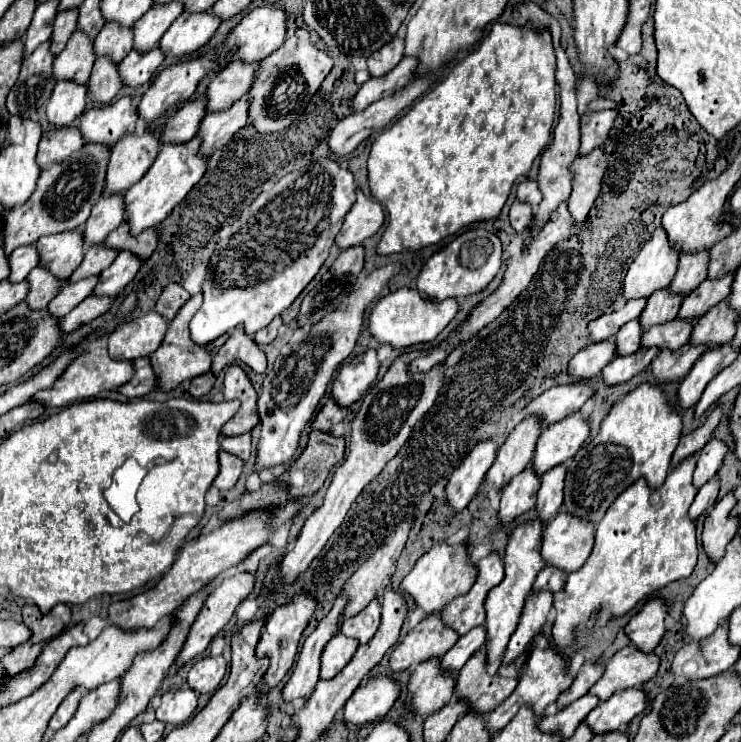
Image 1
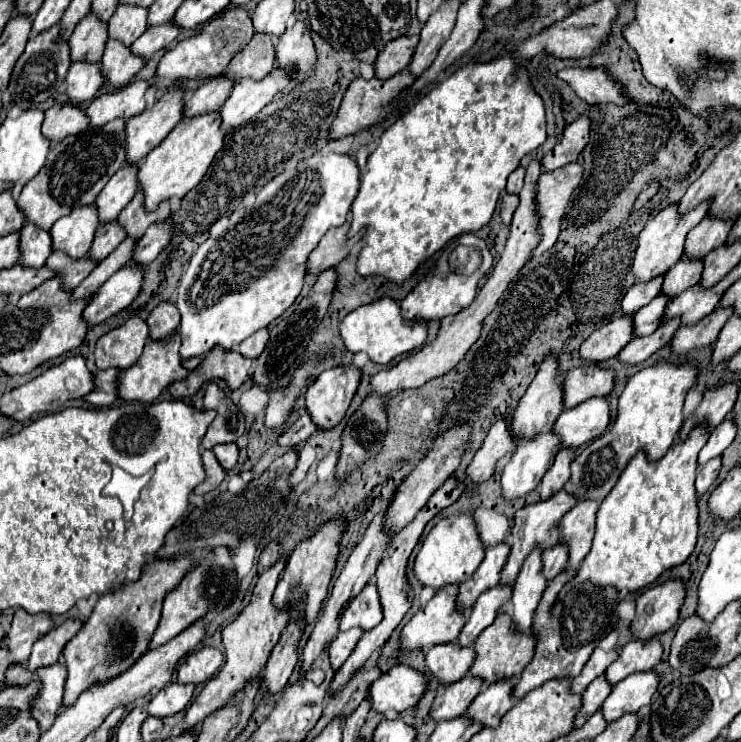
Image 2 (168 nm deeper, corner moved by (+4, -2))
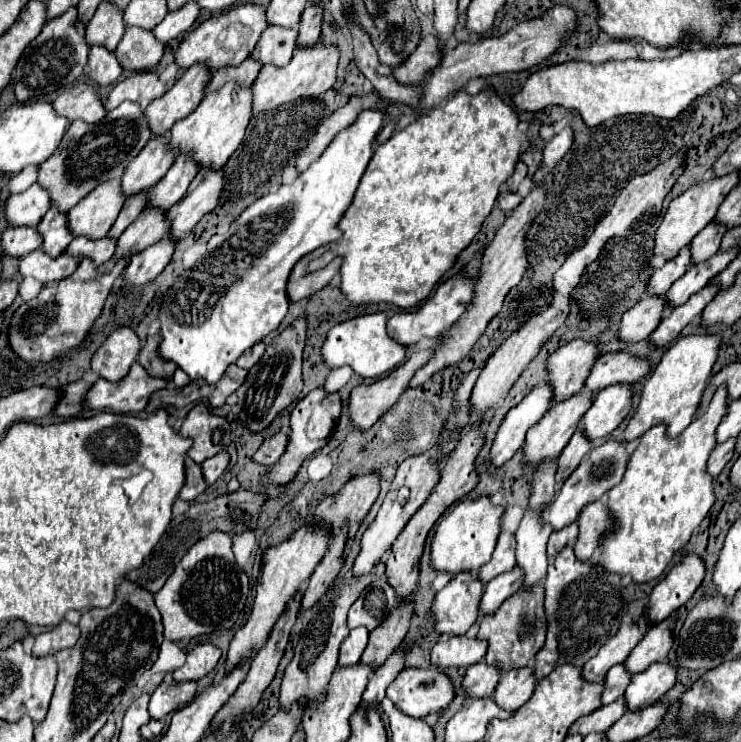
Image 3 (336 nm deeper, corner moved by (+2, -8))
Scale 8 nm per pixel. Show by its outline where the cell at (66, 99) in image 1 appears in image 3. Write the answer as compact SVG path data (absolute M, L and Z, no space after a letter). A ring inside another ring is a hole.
M92 46L88 64L86 64L86 78L96 86L110 86L122 78L122 68L114 56L102 46Z

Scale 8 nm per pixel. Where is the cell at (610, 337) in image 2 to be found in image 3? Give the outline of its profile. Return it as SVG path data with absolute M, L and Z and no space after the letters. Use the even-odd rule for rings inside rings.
M644 296L636 306L624 312L620 330L618 330L618 340L620 342L646 340L654 332L654 328L660 324L664 308L666 308L664 298Z

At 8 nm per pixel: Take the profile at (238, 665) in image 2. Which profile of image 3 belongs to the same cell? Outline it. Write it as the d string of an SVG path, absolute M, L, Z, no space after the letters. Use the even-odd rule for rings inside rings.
M308 522L306 526L296 530L284 544L268 548L264 552L264 566L262 566L260 580L258 580L254 608L252 608L248 622L236 632L236 636L230 642L230 650L226 654L226 672L232 672L234 668L238 668L242 660L250 660L268 642L274 624L286 610L288 602L294 600L294 596L306 588L314 568L318 566L326 550L328 550L326 528L312 528Z

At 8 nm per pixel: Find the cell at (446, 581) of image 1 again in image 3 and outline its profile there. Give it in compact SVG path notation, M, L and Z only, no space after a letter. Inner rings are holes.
M486 496L464 498L458 506L440 520L436 534L430 546L430 564L436 572L448 572L452 576L460 572L476 572L482 564L490 562L490 556L500 534L500 516L504 514L502 506L492 506Z

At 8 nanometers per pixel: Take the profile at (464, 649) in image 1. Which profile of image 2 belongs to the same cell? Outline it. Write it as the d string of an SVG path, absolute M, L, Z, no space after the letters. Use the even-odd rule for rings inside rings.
M500 584L480 594L480 598L476 600L476 606L472 606L472 614L466 626L460 632L458 642L462 646L472 644L478 638L478 634L494 622L498 610L502 610L510 598L512 598L512 586L500 586Z

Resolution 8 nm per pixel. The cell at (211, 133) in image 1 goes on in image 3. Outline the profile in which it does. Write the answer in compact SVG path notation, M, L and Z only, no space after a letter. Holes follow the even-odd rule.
M320 42L314 44L312 48L298 48L294 50L292 60L282 66L282 68L262 68L254 84L250 86L252 90L252 110L254 112L264 112L272 110L280 104L292 102L302 96L318 96L332 88L336 82L336 64L338 64L338 50L336 46L322 46Z

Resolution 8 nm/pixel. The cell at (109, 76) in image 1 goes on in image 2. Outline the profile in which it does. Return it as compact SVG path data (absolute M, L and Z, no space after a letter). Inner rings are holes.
M108 40L106 52L102 56L102 72L112 88L128 84L144 64L146 58L136 58L136 54L132 54L122 42Z

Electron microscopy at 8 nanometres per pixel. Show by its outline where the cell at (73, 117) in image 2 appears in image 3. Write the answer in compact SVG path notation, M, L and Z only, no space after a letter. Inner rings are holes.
M76 84L66 88L54 102L54 110L58 116L72 120L84 120L94 124L106 116L102 108L102 100L98 98L96 90L90 84Z

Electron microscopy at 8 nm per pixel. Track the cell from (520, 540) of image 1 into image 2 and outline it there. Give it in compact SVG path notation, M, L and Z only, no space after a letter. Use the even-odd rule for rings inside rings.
M562 488L560 492L556 492L552 498L548 500L540 500L540 502L534 502L534 504L528 504L524 506L522 510L516 512L516 518L514 518L514 526L512 526L512 532L510 532L510 544L512 544L512 550L510 550L510 556L508 556L508 562L502 570L502 584L514 584L518 572L520 572L520 566L524 562L524 558L530 554L530 550L534 546L540 546L540 548L550 548L552 544L558 542L558 524L562 520L562 514L570 510L570 506L576 506L576 498L572 498L572 494L568 494L566 488Z

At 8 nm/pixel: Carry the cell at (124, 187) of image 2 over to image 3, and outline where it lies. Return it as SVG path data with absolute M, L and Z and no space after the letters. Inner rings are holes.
M166 136L162 140L150 140L142 152L128 164L120 184L122 184L122 194L126 198L150 188L150 184L156 184L170 168L176 156L166 156Z

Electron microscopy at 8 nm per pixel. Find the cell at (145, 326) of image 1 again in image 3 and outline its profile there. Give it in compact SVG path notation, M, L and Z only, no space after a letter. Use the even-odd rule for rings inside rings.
M118 328L118 332L112 332L106 344L94 354L92 372L110 382L118 382L130 372L140 348L142 342L132 328Z

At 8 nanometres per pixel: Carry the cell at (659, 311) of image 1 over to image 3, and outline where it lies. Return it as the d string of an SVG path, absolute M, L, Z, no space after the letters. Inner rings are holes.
M710 222L690 244L690 266L696 266L700 262L706 262L708 258L712 258L718 252L718 244L724 236L724 228L716 226L714 222Z

